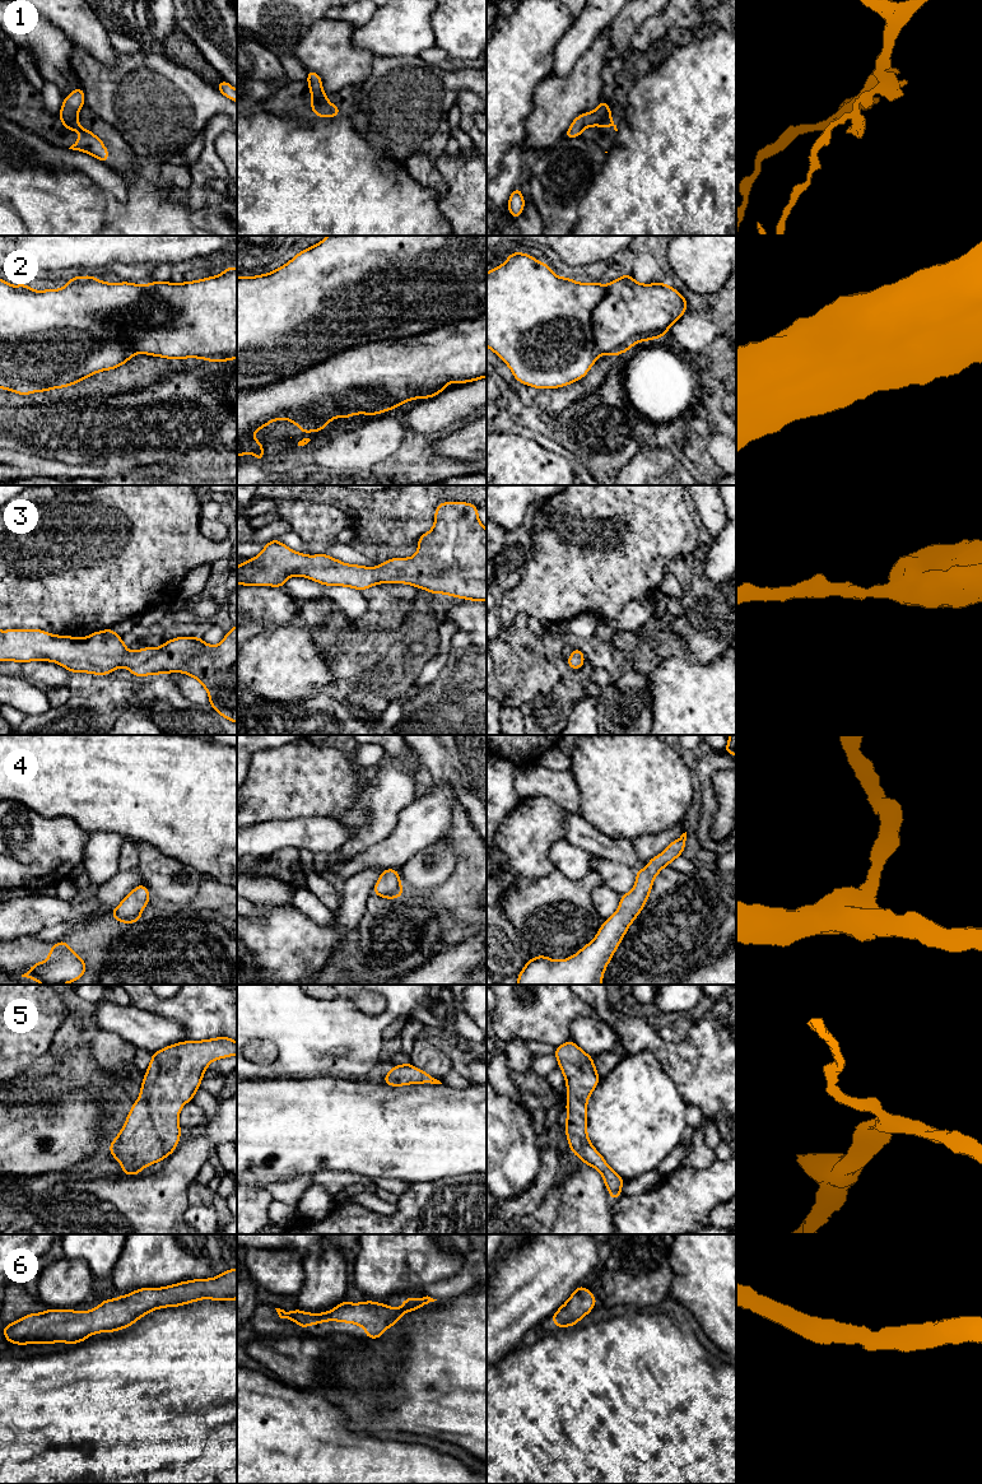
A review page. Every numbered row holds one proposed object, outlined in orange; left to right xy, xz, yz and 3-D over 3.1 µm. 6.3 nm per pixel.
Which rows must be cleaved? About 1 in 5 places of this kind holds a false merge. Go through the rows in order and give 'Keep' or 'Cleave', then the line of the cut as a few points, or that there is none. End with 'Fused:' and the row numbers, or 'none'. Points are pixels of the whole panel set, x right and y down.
1: Cleave. Split along xy (61, 119), (66, 122), (77, 122)
2: Cleave. Split along xz (485, 312), (415, 336), (347, 348), (291, 376), (237, 390)
3: Keep. No split
4: Keep. No split
5: Keep. No split
6: Keep. No split
Fused: 1, 2

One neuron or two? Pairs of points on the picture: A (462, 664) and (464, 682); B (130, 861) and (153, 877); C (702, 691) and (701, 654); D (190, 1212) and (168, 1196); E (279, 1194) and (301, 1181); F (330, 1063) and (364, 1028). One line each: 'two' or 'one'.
A: one
B: two
C: two
D: two
E: one
F: one

